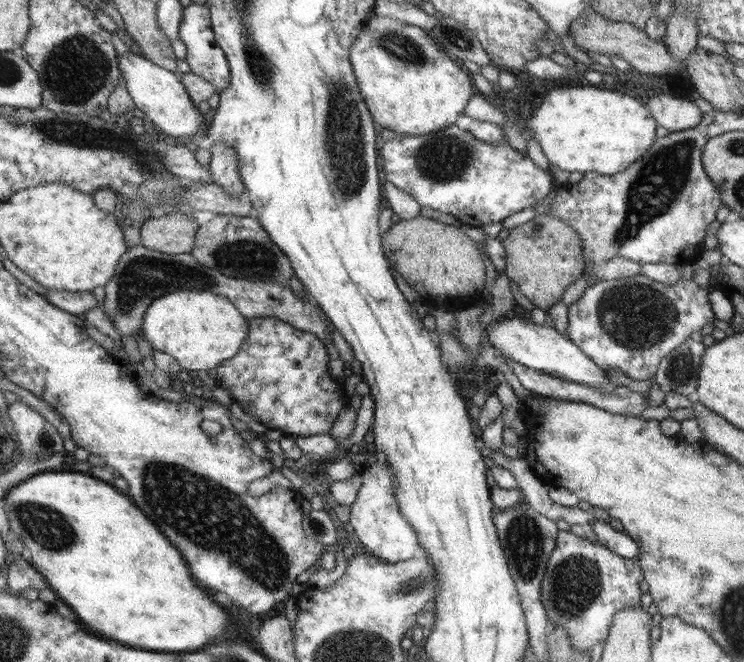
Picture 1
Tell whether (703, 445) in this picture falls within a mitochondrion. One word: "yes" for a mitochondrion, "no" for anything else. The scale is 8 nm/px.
no

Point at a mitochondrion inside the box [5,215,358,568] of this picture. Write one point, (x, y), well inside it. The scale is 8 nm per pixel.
(144, 276)

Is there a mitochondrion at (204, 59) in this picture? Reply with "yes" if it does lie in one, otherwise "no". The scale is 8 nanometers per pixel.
no

